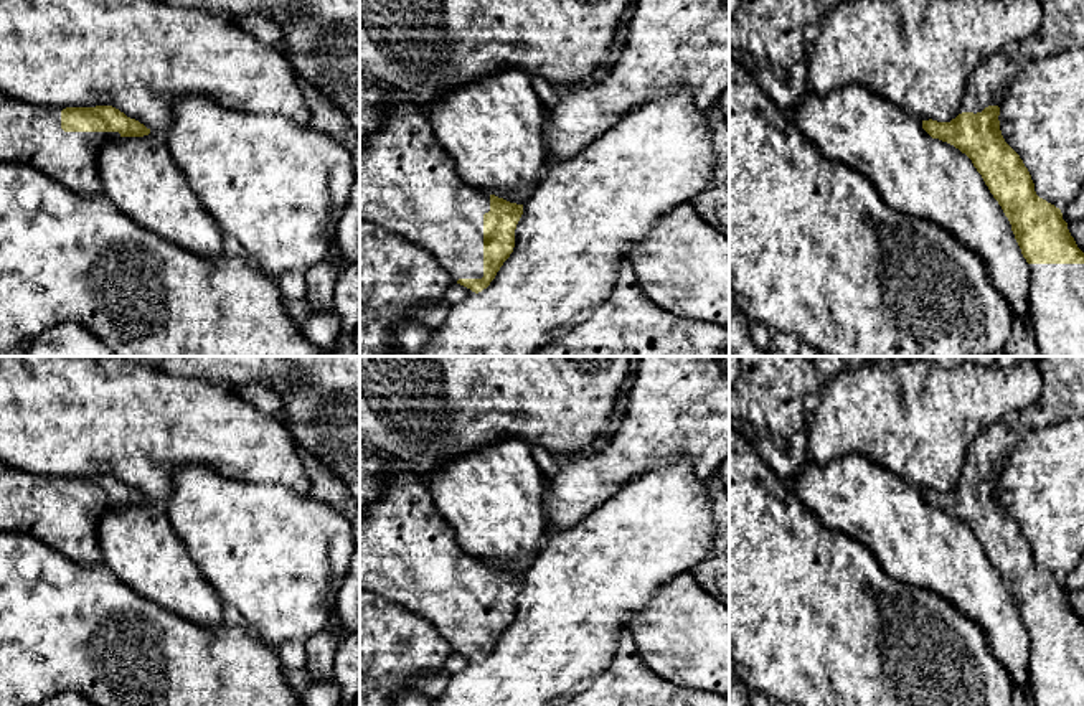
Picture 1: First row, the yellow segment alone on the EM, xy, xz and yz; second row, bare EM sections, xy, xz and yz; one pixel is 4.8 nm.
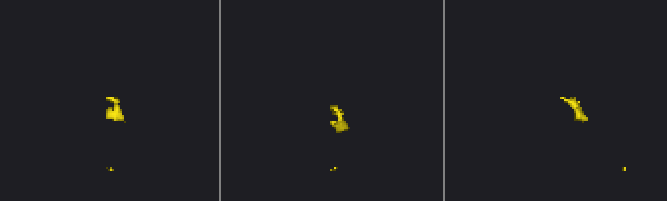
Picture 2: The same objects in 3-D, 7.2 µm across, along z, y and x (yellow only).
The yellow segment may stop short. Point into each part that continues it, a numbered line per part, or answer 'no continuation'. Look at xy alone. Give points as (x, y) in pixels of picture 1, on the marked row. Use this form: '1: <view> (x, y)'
1: xy (30, 134)

